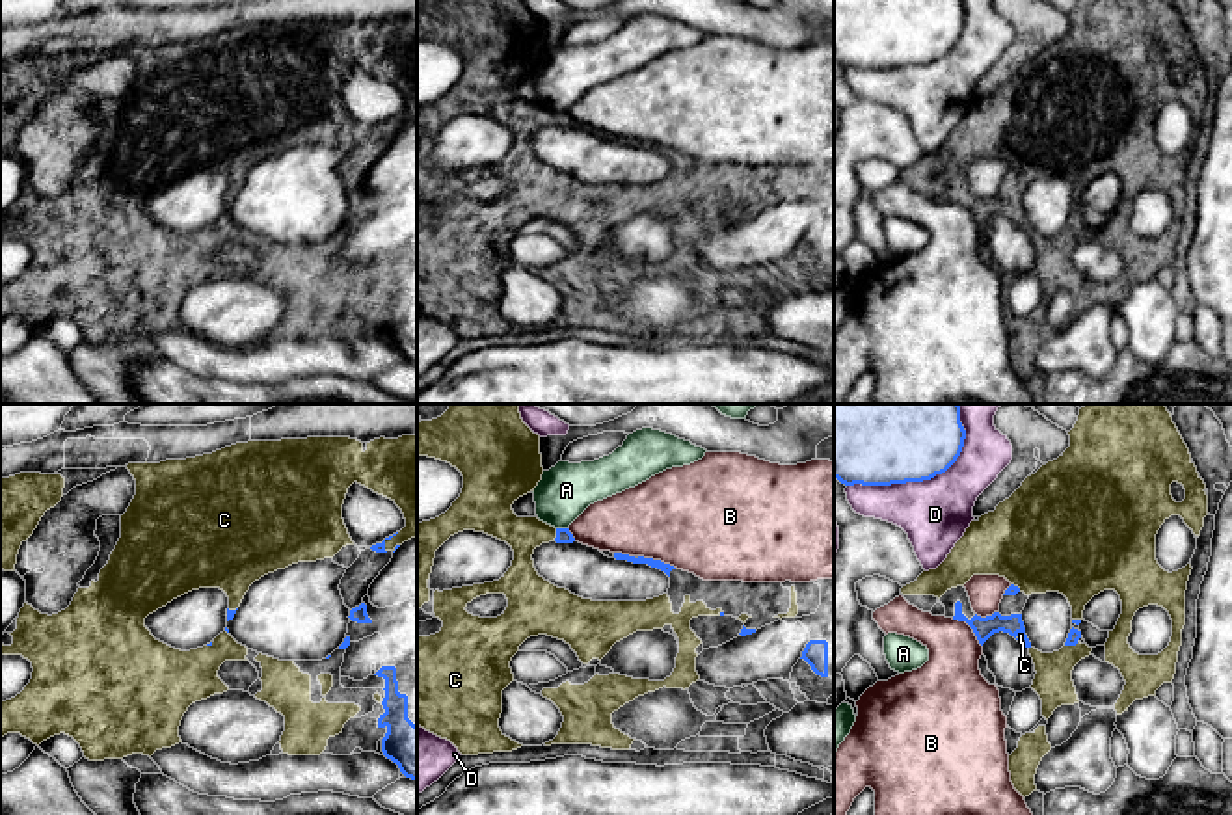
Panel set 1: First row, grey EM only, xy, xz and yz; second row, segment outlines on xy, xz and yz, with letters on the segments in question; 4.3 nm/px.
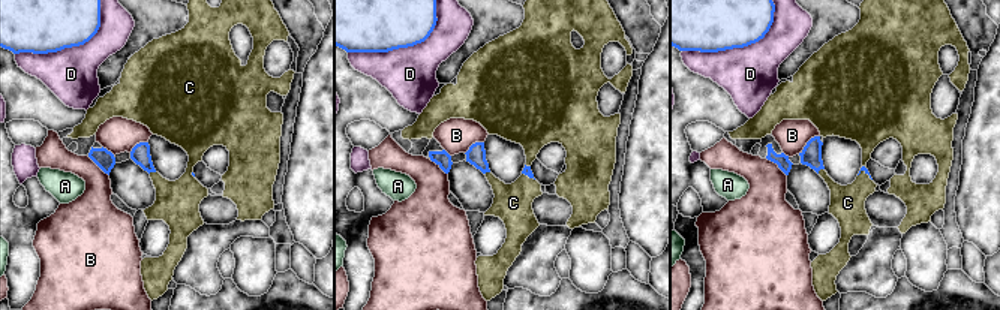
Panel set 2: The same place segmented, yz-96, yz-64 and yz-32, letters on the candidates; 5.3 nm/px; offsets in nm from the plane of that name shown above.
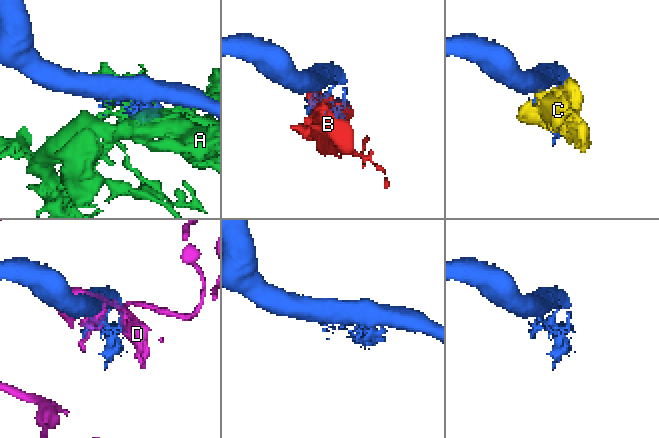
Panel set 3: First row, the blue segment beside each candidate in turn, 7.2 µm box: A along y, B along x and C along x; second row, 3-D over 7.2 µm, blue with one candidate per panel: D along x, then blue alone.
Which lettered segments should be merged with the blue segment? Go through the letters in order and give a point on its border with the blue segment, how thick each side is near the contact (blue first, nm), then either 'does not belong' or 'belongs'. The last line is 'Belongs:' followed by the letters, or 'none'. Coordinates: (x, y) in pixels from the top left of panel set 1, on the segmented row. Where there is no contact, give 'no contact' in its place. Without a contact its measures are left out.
A: contact xz (562, 529); calibres 60 and 240 nm; does not belong
B: contact yz (970, 626); calibres 90 and 260 nm; does not belong
C: contact xz (557, 534); calibres 60 and 160 nm; does not belong
D: contact yz (927, 479); calibres 480 and 300 nm; does not belong
Belongs: none

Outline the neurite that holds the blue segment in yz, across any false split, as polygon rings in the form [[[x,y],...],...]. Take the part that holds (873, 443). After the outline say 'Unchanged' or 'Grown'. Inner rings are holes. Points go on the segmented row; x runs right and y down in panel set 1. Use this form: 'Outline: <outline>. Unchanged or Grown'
Outline: [[[834,404],[834,478],[845,486],[931,480],[957,461],[964,439],[958,404]]]. Unchanged

